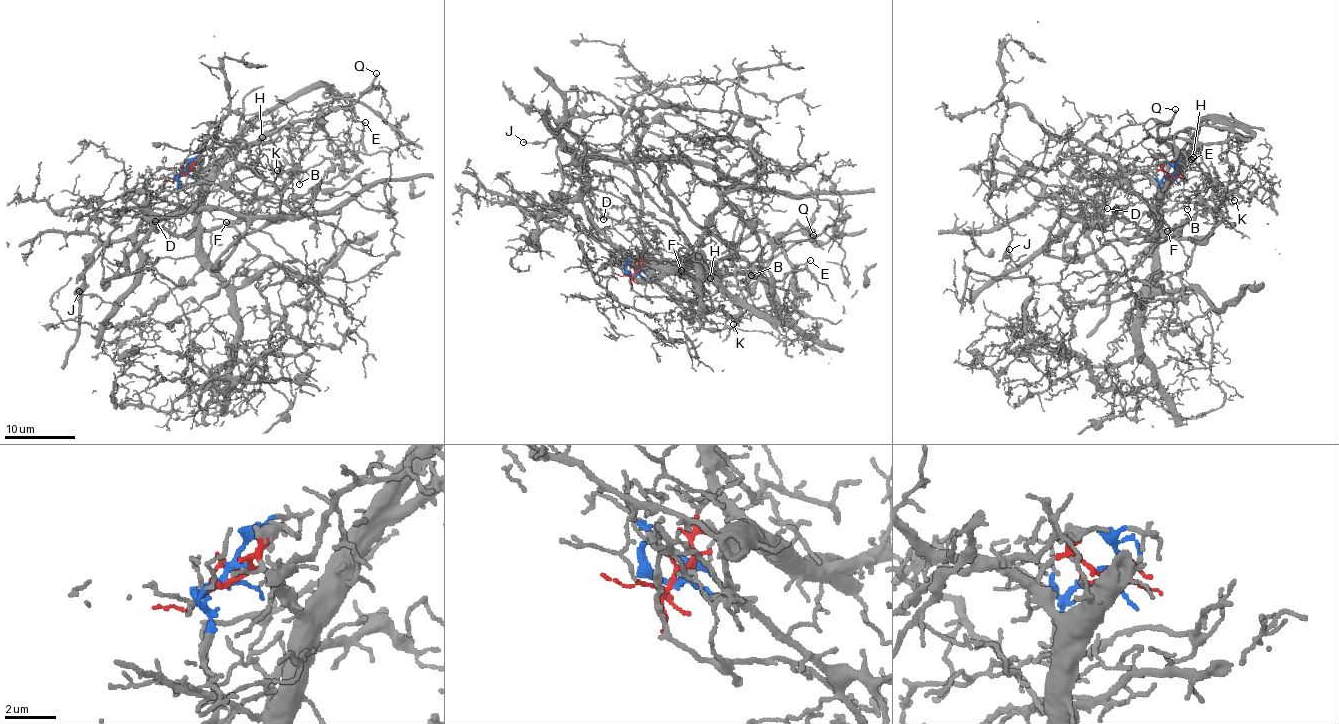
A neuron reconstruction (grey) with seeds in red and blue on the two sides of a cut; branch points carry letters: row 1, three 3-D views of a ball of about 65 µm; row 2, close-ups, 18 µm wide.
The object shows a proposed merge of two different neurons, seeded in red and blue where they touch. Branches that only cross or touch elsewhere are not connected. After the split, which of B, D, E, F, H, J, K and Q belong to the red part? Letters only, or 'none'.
B, E, F, H, K, Q

